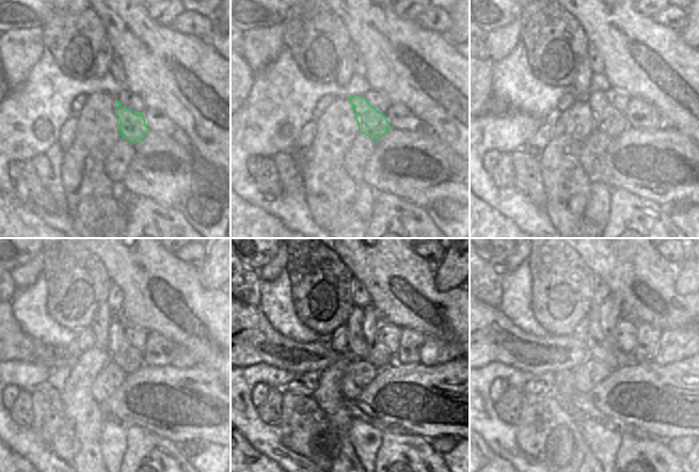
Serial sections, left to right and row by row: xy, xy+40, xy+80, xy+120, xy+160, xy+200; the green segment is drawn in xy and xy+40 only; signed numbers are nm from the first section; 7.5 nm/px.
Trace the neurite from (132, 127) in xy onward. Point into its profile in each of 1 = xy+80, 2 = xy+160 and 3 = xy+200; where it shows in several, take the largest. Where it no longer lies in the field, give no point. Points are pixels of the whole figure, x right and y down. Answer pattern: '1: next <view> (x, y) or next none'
1: next xy+80 (608, 120)
2: next xy+160 (379, 356)
3: next xy+200 (609, 311)

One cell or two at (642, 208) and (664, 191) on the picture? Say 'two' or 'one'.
two

